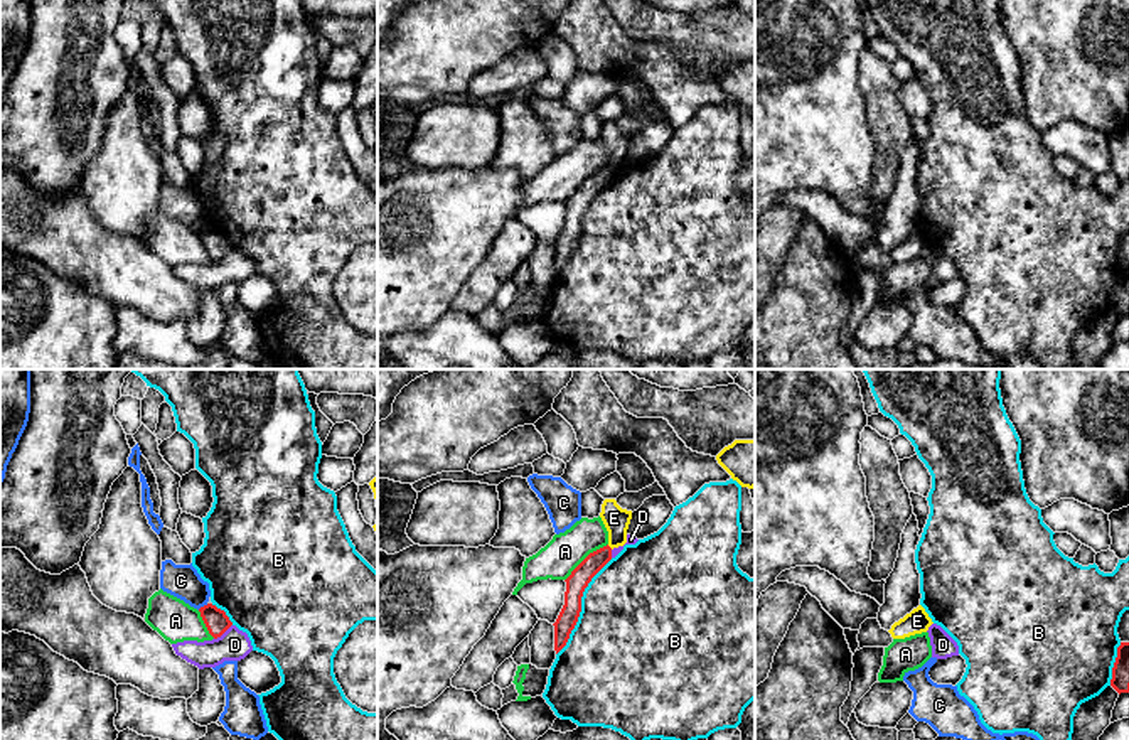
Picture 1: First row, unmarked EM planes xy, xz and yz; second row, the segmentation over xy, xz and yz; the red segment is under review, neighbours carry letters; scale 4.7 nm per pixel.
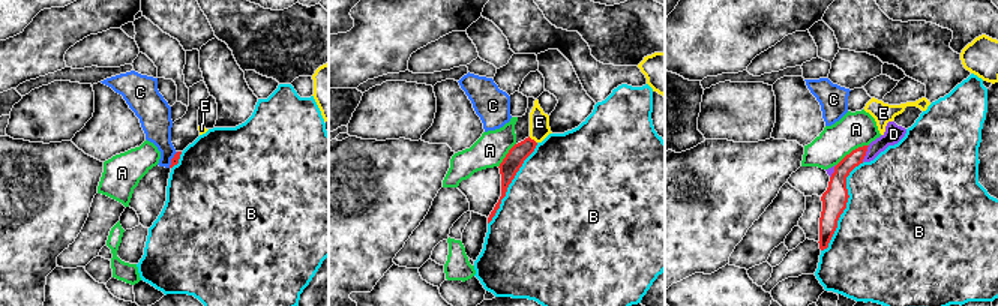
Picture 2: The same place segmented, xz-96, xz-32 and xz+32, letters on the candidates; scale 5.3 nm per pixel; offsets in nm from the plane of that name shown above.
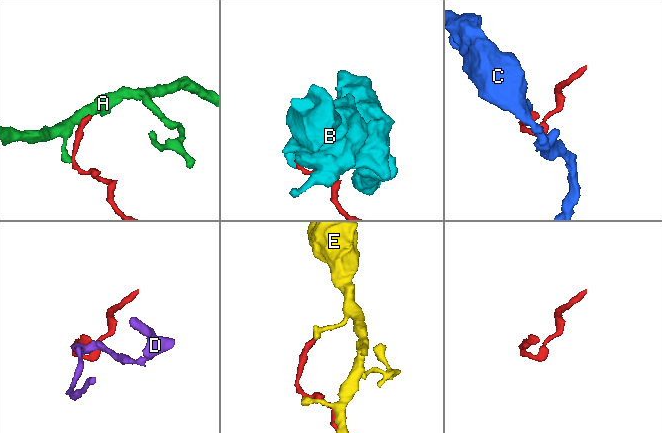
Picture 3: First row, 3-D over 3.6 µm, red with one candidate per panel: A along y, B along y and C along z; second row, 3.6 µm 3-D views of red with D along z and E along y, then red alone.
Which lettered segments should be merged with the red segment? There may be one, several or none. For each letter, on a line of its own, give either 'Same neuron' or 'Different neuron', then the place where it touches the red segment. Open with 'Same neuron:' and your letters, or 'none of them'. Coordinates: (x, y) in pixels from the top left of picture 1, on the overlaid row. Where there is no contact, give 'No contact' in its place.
Same neuron: none of them
A: Different neuron. Touches red at xz (585, 558)
B: Different neuron. Touches red at xz (580, 607)
C: Different neuron. Touches red at xy (204, 605)
D: Different neuron. Touches red at xy (223, 632)
E: Different neuron. Touches red at xz (609, 546)

